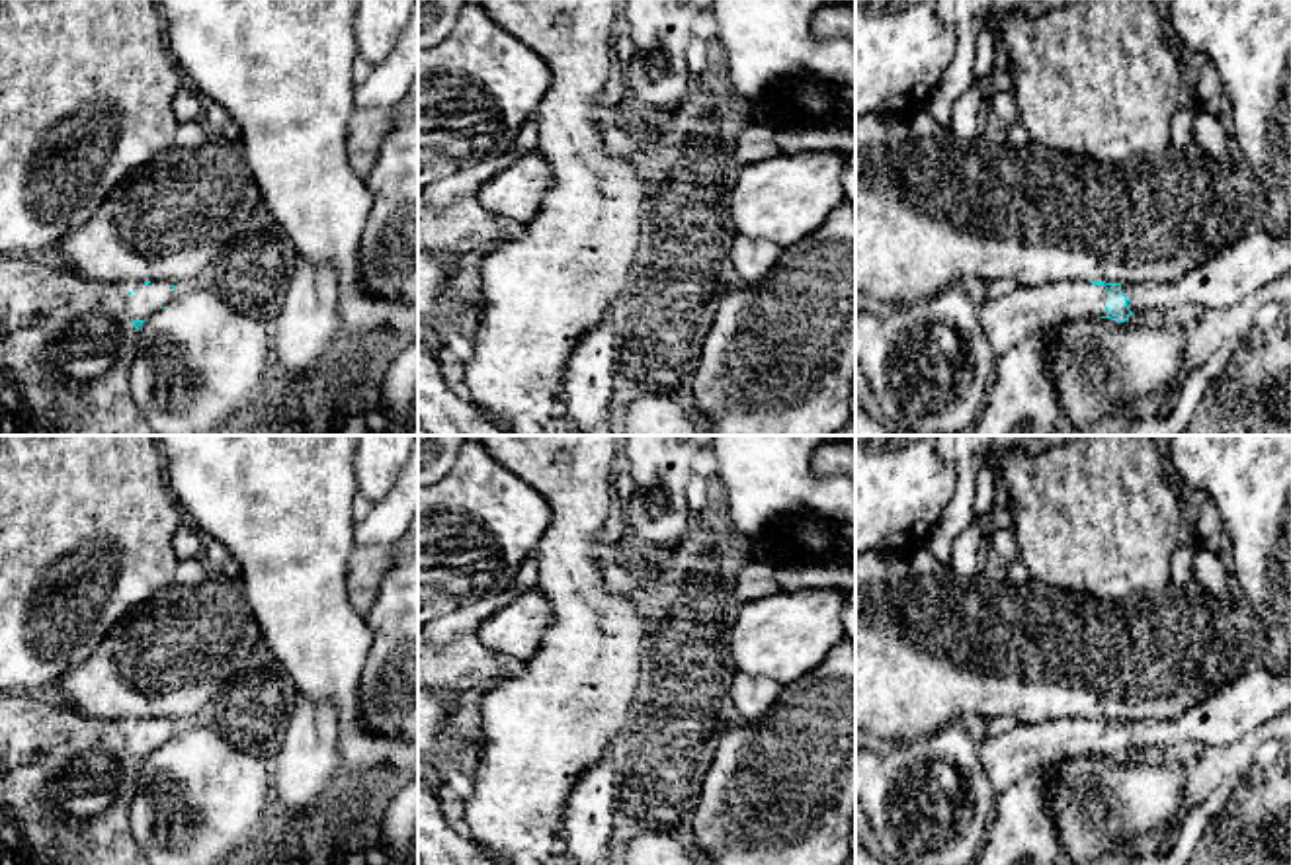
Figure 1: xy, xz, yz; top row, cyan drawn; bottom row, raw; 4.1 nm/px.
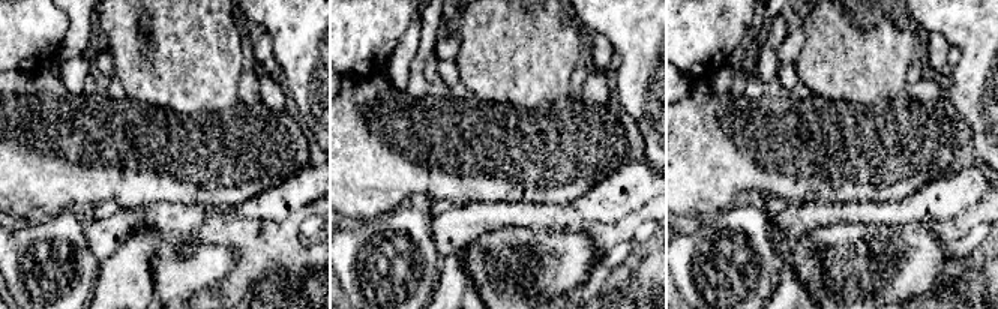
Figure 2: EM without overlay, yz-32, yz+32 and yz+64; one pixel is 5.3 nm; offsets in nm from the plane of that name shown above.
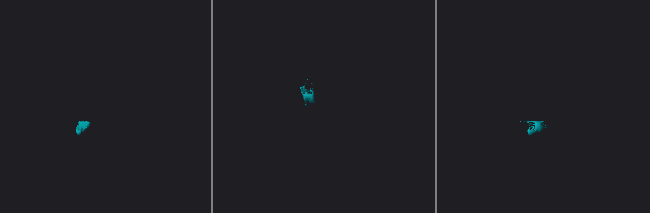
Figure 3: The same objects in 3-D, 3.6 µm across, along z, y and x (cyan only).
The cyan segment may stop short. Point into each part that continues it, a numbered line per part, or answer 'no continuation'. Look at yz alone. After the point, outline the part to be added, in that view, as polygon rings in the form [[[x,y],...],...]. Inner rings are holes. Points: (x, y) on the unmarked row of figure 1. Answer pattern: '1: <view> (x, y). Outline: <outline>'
1: yz (1254, 696). Outline: [[[1252,664],[1219,693],[1172,721],[1121,721],[1131,750],[1201,742],[1229,746],[1273,715],[1291,709],[1291,670]]]
2: yz (1006, 758). Outline: [[[1072,717],[1035,724],[1018,722],[1010,732],[986,738],[979,746],[979,760],[994,795],[1000,795],[1033,769],[1066,758],[1107,754],[1104,726]]]

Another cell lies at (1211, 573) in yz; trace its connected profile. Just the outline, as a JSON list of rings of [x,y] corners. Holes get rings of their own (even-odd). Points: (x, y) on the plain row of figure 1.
[[[1205,545],[1195,549],[1193,582],[1197,590],[1205,590],[1217,597],[1230,596],[1234,584],[1229,562],[1223,560],[1217,551],[1211,551]]]

